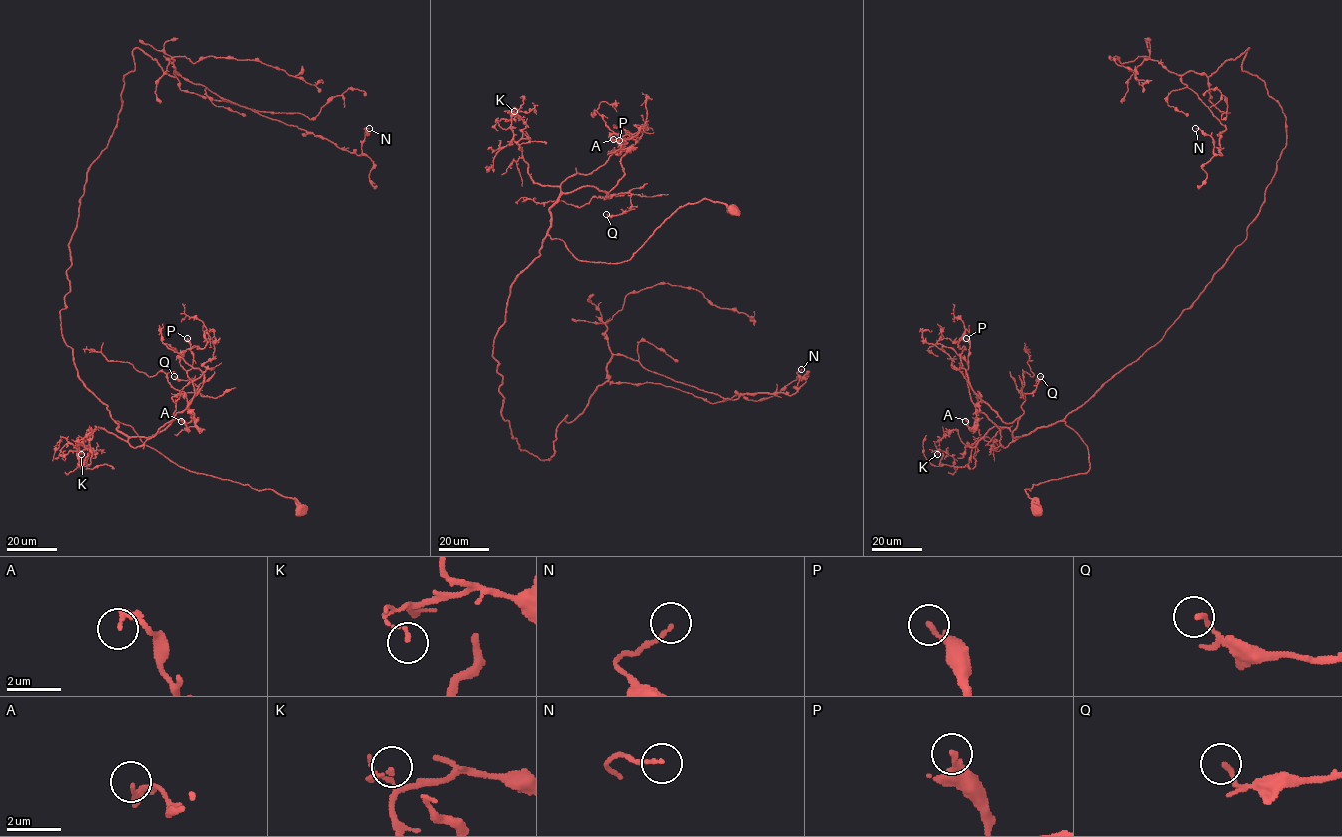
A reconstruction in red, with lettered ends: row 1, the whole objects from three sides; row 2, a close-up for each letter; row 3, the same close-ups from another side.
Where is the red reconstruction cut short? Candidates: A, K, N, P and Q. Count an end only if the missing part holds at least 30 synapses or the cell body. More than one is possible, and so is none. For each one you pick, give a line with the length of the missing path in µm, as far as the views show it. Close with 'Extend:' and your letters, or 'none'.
Extend: none

